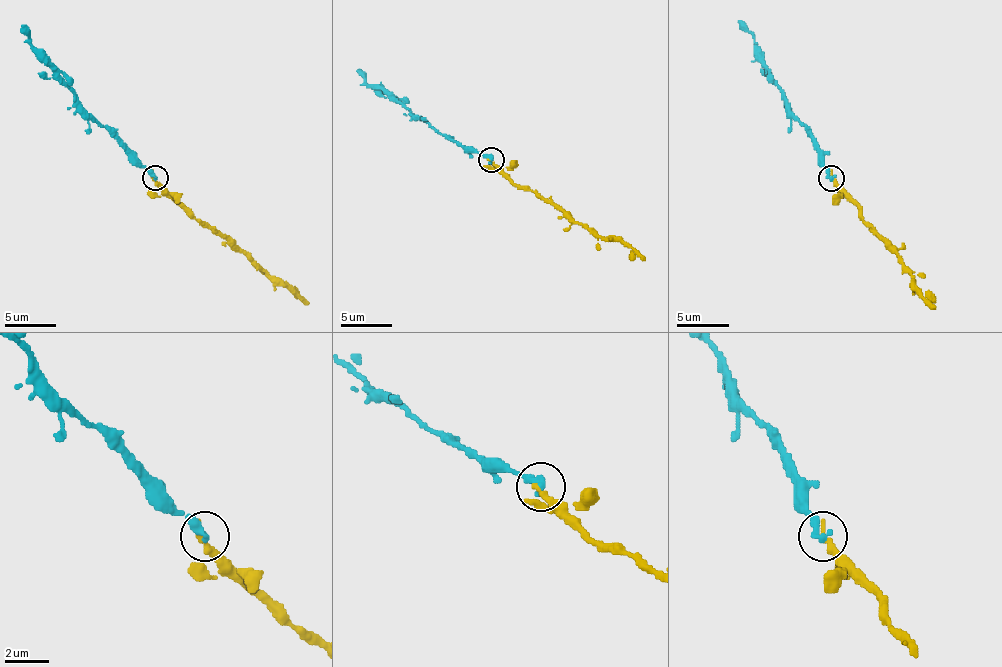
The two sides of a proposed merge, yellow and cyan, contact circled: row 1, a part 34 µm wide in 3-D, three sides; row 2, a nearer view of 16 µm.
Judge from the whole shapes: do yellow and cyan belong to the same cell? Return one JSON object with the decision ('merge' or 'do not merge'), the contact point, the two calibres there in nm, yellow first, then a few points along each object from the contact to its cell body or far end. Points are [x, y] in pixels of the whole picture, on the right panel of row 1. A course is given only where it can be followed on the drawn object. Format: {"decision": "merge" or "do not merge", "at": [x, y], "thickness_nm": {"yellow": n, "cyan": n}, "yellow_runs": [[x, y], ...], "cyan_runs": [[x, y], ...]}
{"decision": "merge", "at": [831, 178], "thickness_nm": {"yellow": 380, "cyan": 400}, "yellow_runs": [[831, 178], [857, 204], [859, 215], [883, 238], [912, 275], [914, 286], [935, 307]], "cyan_runs": [[831, 178], [823, 152], [789, 110], [783, 89], [768, 71], [757, 42], [739, 21]]}

